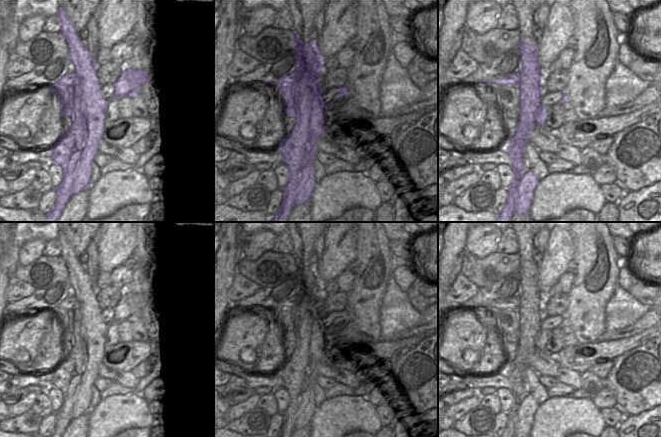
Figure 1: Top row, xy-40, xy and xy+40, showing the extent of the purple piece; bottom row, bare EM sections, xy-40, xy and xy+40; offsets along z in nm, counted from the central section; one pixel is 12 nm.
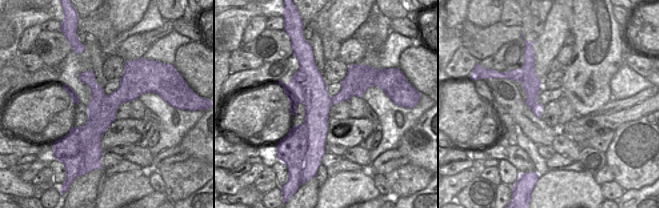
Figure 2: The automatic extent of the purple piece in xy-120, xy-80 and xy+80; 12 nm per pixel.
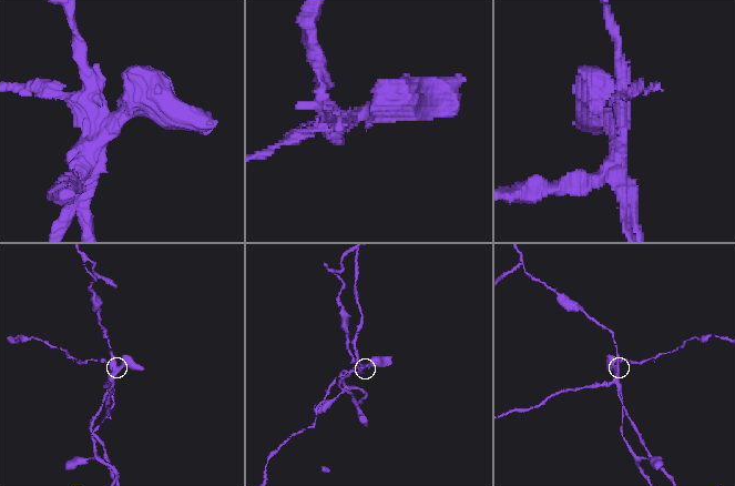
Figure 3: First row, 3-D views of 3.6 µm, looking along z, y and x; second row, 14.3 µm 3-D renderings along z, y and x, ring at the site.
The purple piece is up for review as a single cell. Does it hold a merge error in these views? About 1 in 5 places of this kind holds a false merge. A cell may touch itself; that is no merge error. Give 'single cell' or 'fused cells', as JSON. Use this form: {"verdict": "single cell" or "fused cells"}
{"verdict": "fused cells"}

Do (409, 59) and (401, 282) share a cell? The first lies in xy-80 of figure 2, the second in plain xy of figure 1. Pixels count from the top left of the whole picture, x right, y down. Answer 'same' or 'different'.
different

